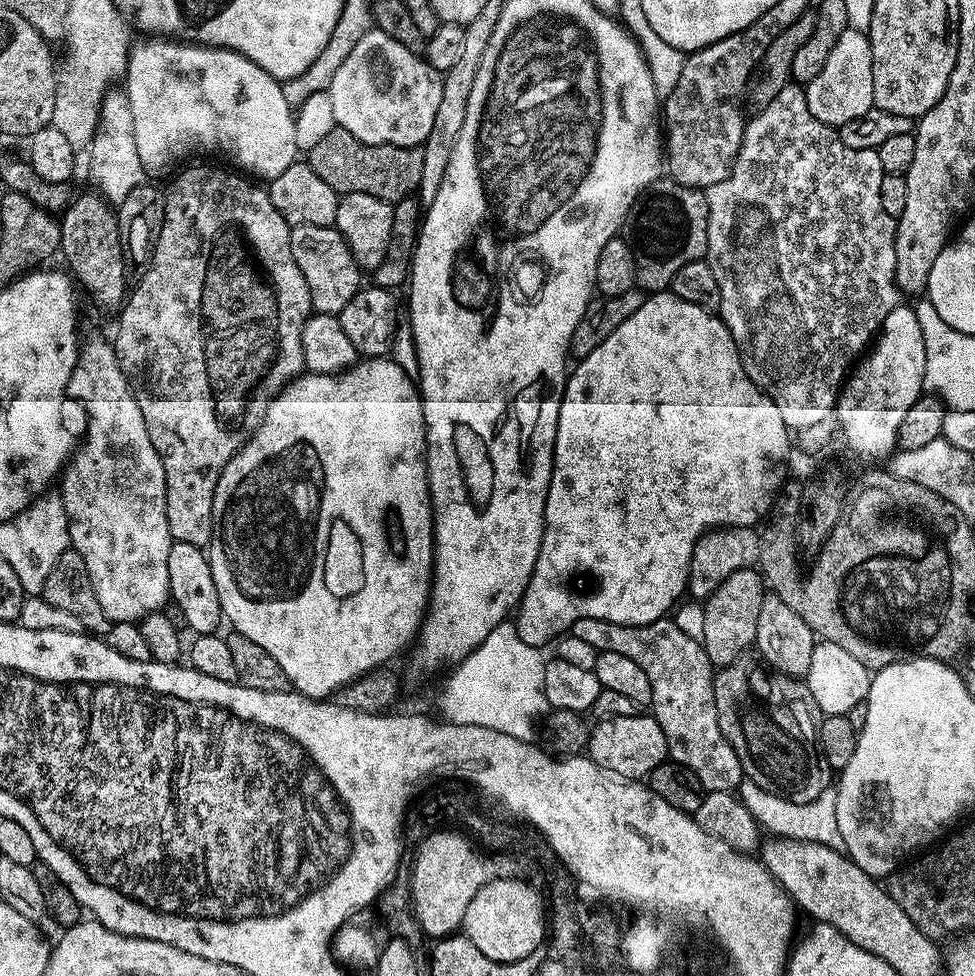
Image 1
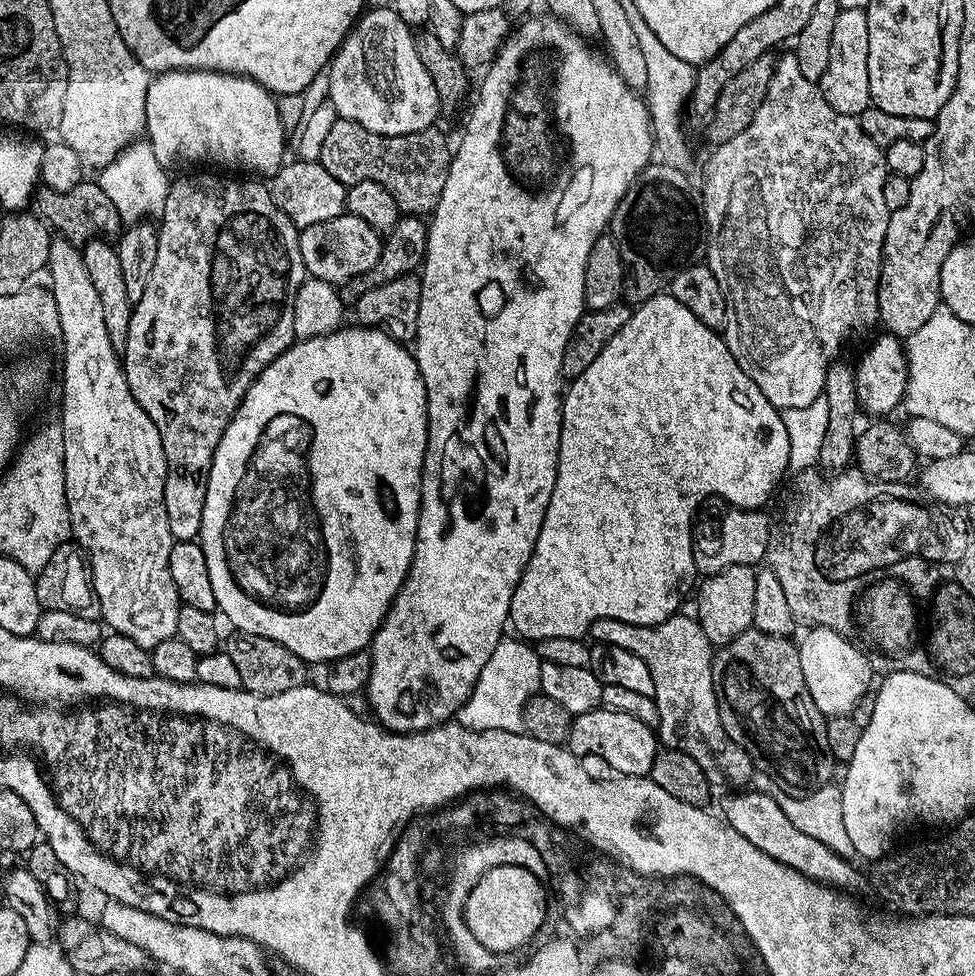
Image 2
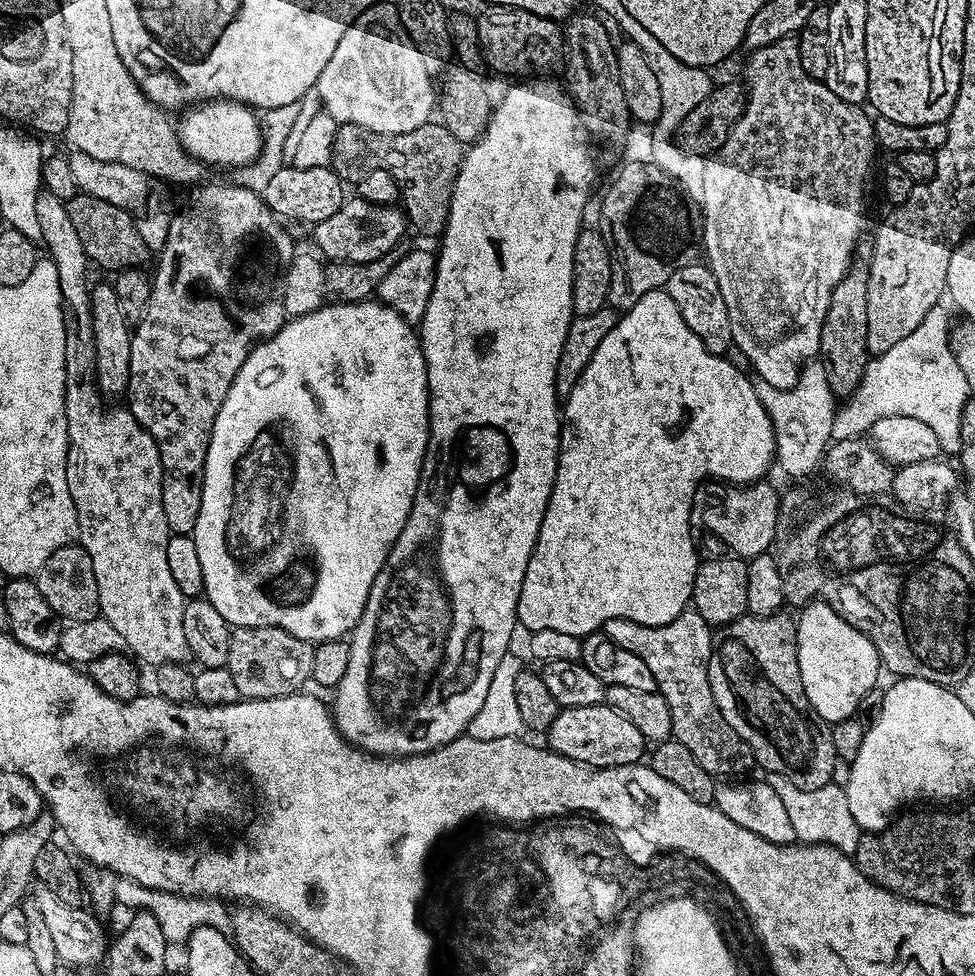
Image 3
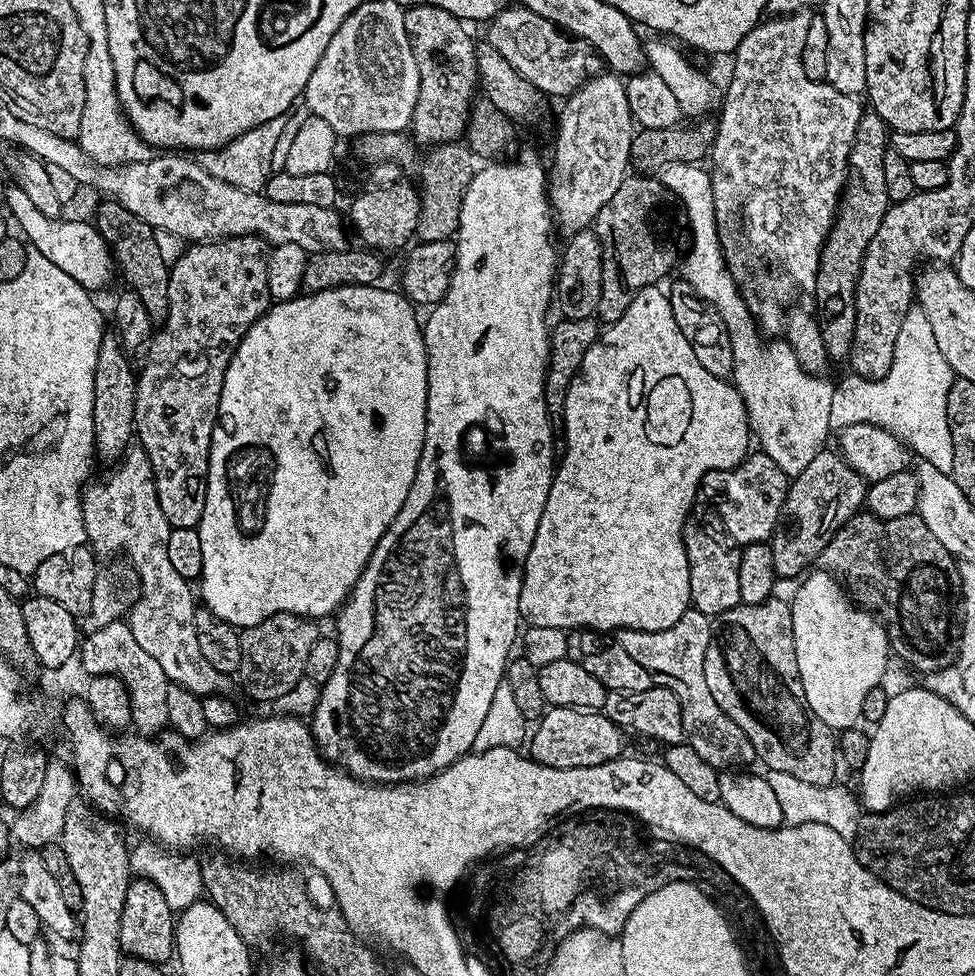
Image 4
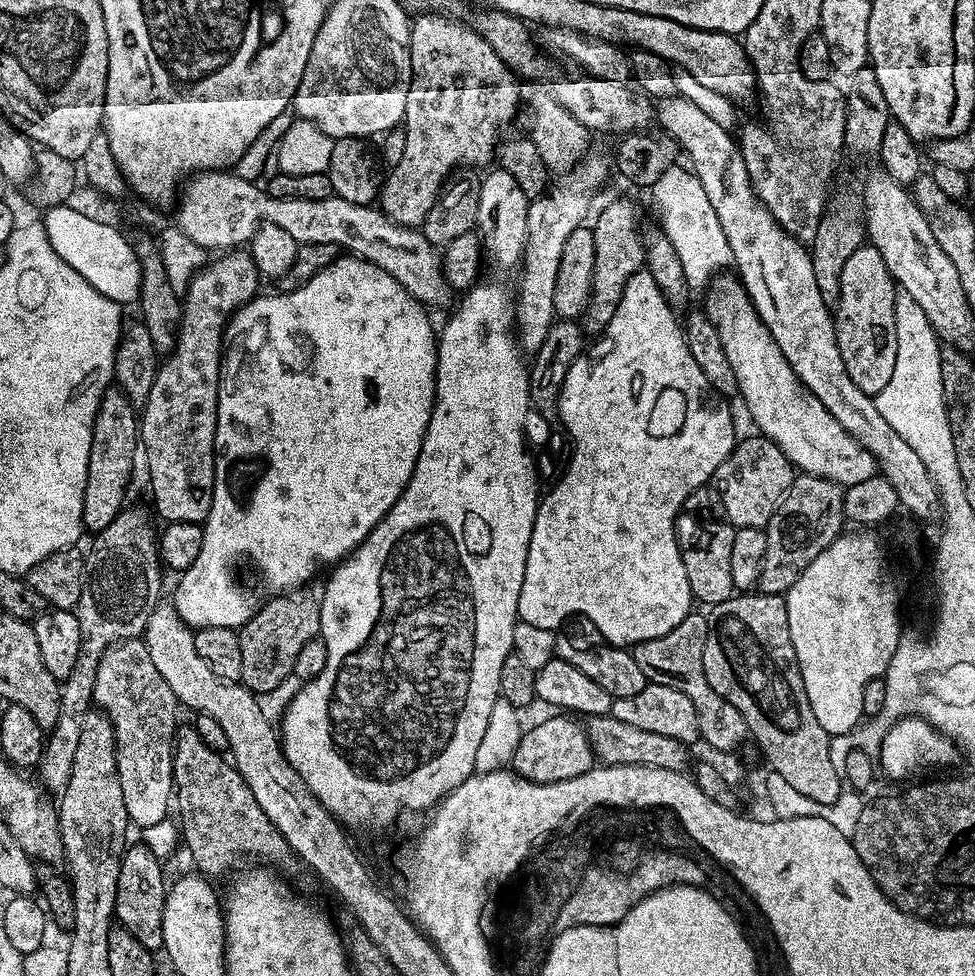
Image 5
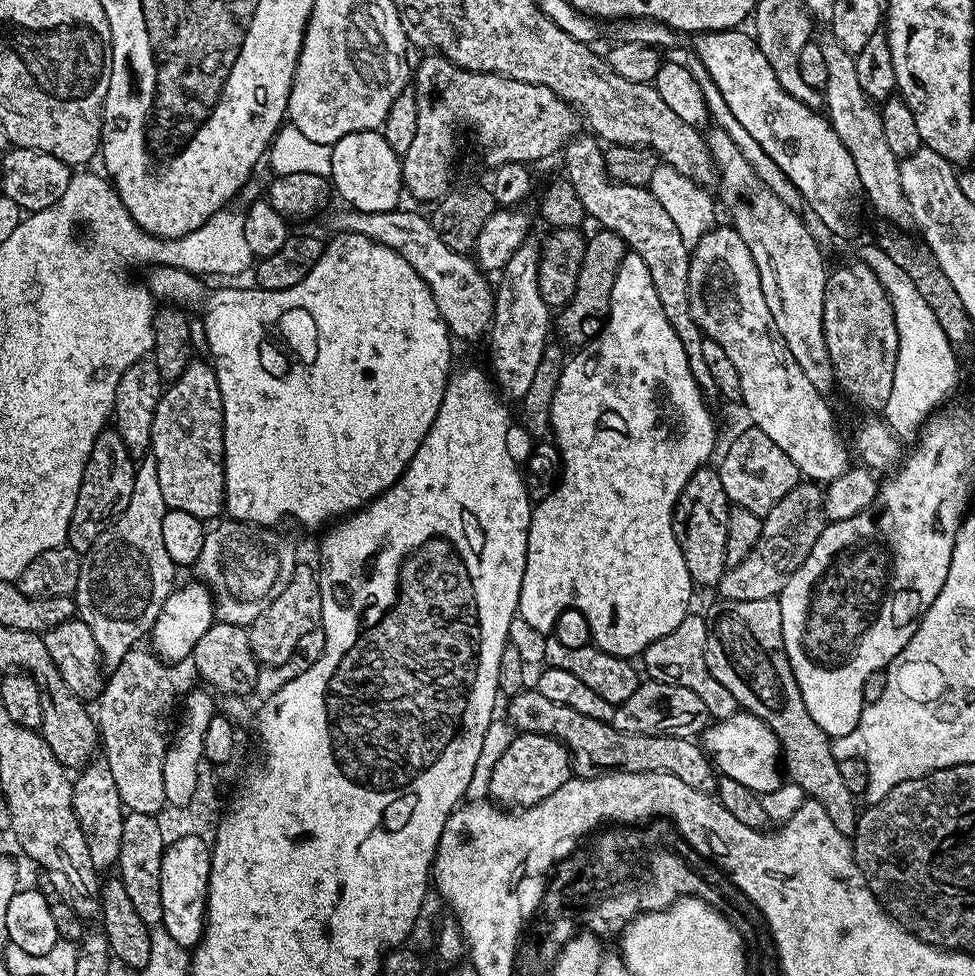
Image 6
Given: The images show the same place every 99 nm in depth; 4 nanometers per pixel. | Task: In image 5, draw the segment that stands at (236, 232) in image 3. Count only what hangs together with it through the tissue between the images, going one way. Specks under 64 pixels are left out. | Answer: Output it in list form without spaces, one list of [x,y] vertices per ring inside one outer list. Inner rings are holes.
[[[228,250],[223,253],[221,260],[213,259],[204,265],[196,276],[188,284],[188,289],[182,293],[184,313],[180,319],[180,333],[176,339],[176,345],[172,352],[163,357],[162,363],[157,367],[154,386],[150,386],[150,398],[146,398],[142,411],[138,416],[138,440],[142,445],[142,460],[148,463],[148,480],[152,483],[152,500],[156,503],[156,512],[164,522],[190,522],[203,525],[210,514],[212,505],[212,491],[214,490],[214,478],[216,477],[216,407],[218,406],[218,390],[220,389],[220,362],[222,353],[226,347],[224,343],[224,329],[228,327],[228,321],[244,304],[248,304],[261,291],[262,277],[260,271],[254,266],[254,258],[248,250]]]

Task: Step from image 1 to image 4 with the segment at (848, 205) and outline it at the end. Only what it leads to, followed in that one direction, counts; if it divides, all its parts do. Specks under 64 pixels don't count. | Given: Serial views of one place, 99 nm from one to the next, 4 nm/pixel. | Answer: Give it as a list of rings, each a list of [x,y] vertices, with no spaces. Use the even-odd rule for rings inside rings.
[[[807,11],[794,12],[790,16],[772,16],[761,19],[755,28],[742,38],[737,46],[732,64],[732,81],[722,92],[722,107],[720,116],[716,120],[716,141],[712,143],[710,161],[720,172],[713,171],[712,193],[714,194],[714,210],[716,211],[716,225],[718,226],[719,246],[723,250],[723,258],[731,277],[734,278],[743,300],[755,318],[759,329],[768,336],[779,335],[786,324],[787,310],[792,296],[798,288],[815,289],[816,275],[820,265],[820,248],[826,242],[832,223],[836,220],[836,210],[840,207],[840,193],[844,191],[844,177],[848,174],[848,159],[850,146],[854,142],[854,130],[858,128],[861,102],[855,96],[843,96],[834,86],[827,82],[806,78],[806,70],[802,70],[802,45],[806,43],[806,30],[810,19]]]

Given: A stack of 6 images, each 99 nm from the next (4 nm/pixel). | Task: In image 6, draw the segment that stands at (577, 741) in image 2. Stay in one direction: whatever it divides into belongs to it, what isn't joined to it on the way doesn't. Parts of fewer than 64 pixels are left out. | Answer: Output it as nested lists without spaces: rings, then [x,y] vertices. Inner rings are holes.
[[[522,732],[513,735],[510,746],[506,746],[506,754],[502,754],[502,758],[498,758],[498,766],[492,768],[488,796],[505,809],[523,810],[550,798],[573,776],[572,755],[561,740]]]

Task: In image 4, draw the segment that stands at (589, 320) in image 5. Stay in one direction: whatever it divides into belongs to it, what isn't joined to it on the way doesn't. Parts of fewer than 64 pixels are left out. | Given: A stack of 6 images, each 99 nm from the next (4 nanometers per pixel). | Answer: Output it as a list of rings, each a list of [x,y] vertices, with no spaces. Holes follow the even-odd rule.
[[[630,174],[596,215],[594,230],[602,242],[602,298],[598,298],[596,316],[609,325],[626,314],[626,306],[642,289],[659,285],[675,264],[677,267],[682,256],[680,243],[685,243],[688,232],[688,215],[680,199],[655,175]]]

